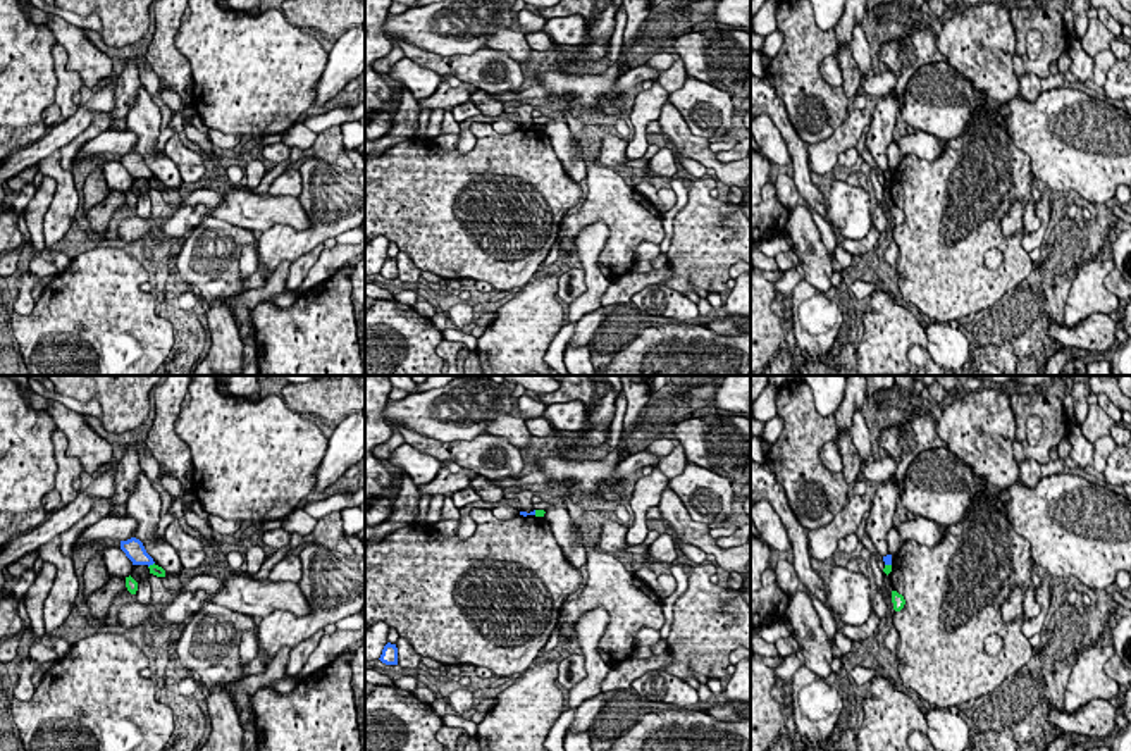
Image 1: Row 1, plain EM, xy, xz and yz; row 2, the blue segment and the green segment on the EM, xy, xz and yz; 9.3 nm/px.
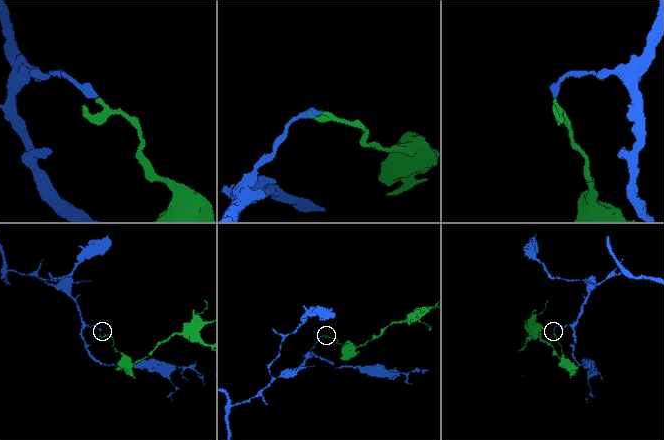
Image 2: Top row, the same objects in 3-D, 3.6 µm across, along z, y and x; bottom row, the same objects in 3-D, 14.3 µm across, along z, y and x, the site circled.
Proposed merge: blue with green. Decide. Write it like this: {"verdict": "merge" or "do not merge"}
{"verdict": "do not merge"}

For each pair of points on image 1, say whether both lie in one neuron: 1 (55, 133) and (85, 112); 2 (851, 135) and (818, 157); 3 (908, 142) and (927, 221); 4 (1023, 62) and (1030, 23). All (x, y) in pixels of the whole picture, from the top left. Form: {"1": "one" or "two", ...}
{"1": "one", "2": "one", "3": "two", "4": "one"}

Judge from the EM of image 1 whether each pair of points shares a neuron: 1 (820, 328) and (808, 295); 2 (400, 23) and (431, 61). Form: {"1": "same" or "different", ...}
{"1": "same", "2": "different"}

